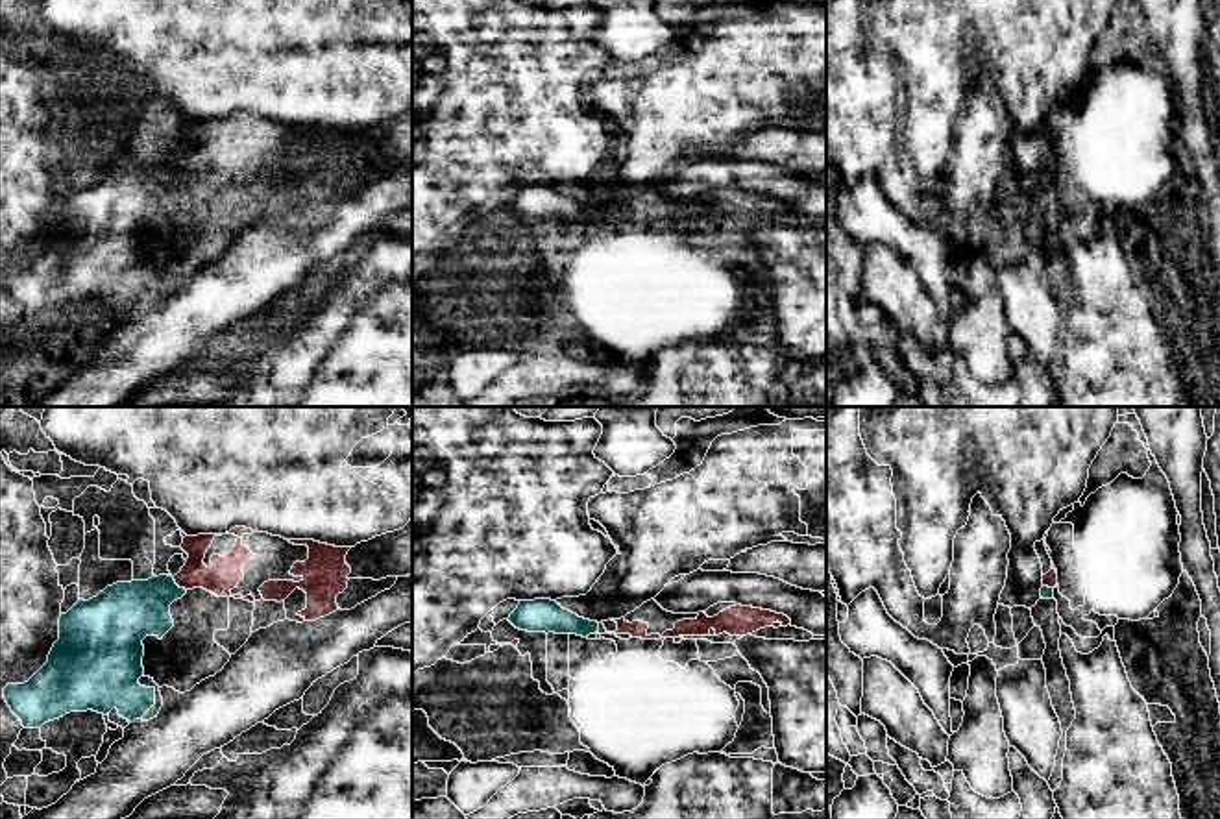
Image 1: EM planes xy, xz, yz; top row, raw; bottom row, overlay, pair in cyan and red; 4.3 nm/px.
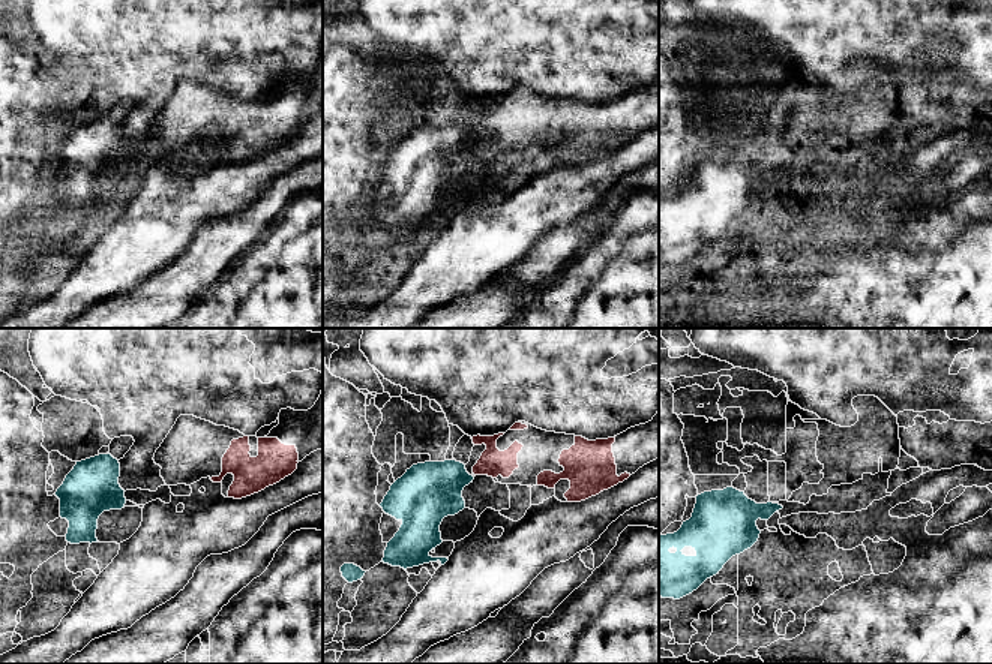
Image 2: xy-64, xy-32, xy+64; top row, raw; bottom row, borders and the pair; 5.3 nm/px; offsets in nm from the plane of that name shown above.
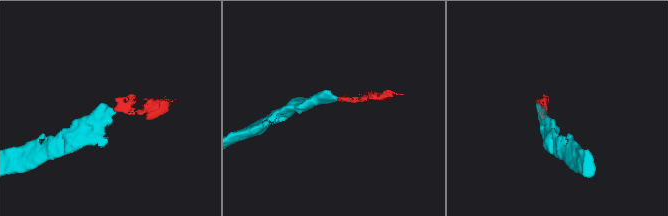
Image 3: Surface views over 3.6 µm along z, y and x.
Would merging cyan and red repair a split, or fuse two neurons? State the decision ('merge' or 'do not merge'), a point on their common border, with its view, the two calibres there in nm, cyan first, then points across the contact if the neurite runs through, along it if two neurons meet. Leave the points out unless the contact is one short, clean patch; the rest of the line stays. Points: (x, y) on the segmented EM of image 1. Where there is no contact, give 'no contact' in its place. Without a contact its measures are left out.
merge | xy (176, 585) | 280/140 nm | across xy (126, 612), (176, 585), (226, 572)

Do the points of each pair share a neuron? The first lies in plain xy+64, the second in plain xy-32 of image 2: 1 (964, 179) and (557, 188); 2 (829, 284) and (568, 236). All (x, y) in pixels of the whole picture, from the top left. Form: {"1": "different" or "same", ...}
{"1": "same", "2": "different"}

